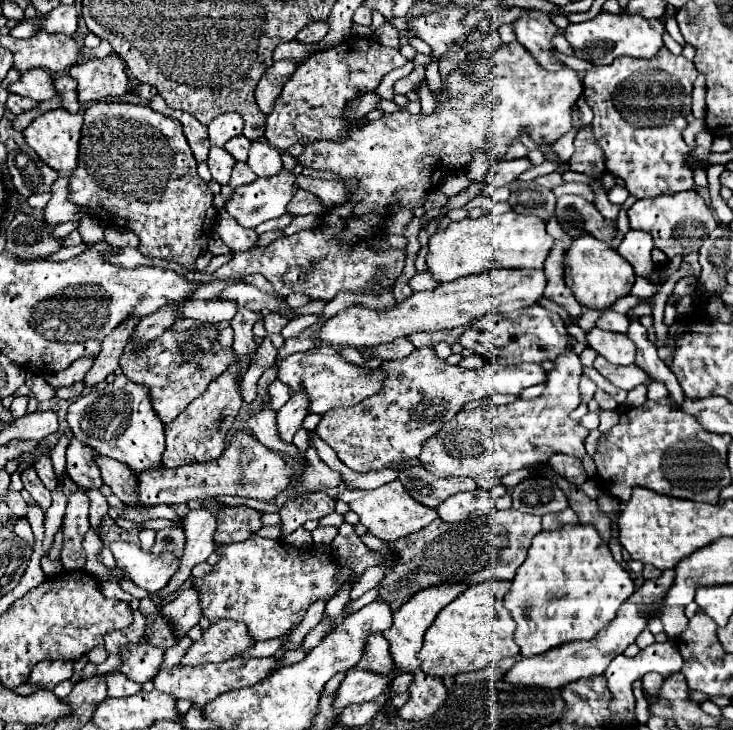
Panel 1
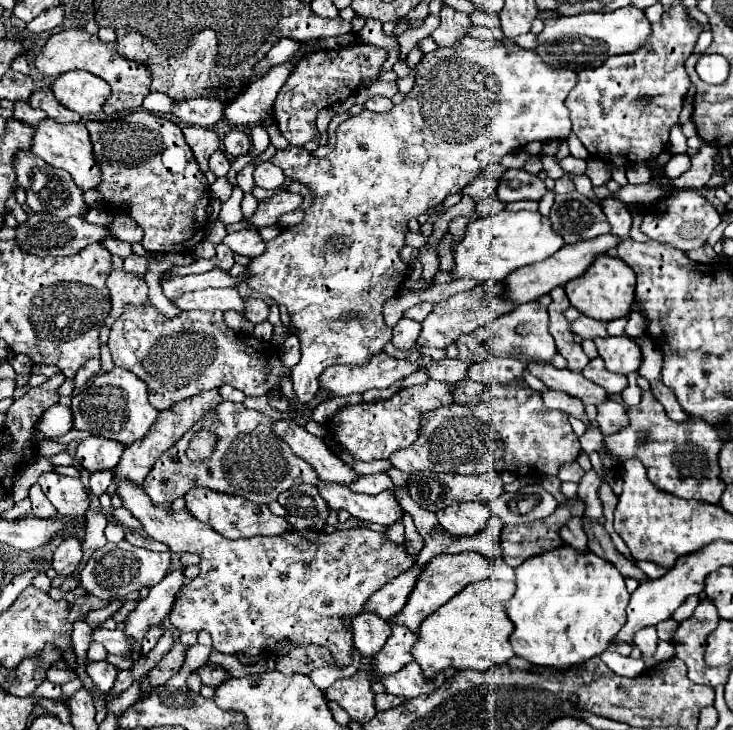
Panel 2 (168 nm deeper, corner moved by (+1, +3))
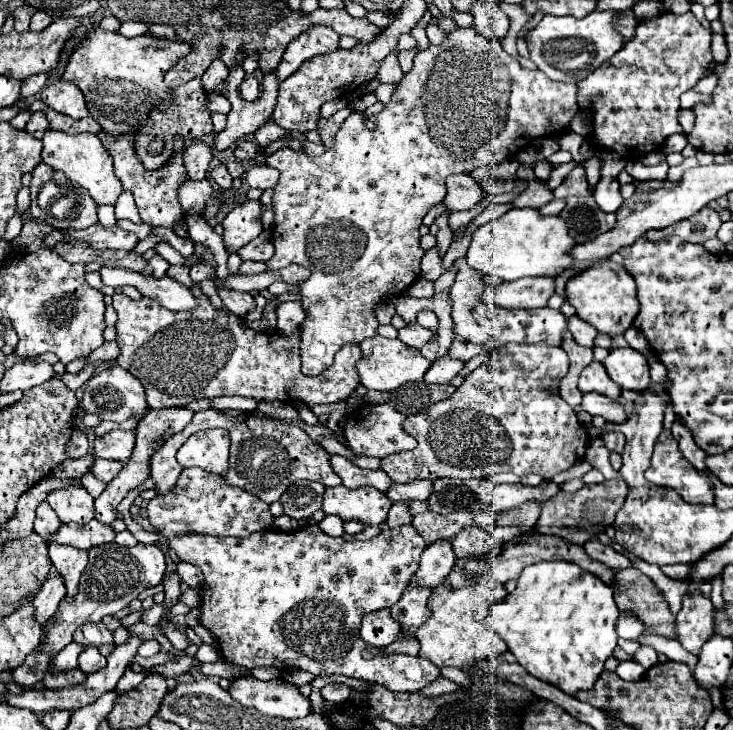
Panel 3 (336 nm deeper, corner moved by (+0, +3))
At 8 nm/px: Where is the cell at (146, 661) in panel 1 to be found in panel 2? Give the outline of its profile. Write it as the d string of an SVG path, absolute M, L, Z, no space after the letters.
M94 629L94 635L92 635L94 641L102 643L106 647L108 653L112 655L120 655L120 657L128 657L134 653L134 639L128 637L124 631L120 629L114 629L114 631L108 631L108 629Z

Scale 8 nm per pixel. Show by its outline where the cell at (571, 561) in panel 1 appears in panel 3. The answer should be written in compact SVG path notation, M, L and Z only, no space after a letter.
M541 561L523 569L515 591L509 593L503 603L489 607L487 625L497 635L501 635L517 663L523 665L529 675L561 689L565 695L575 697L575 693L587 691L595 685L597 677L603 673L605 661L617 647L617 617L619 607L613 599L613 591L599 577L569 561Z

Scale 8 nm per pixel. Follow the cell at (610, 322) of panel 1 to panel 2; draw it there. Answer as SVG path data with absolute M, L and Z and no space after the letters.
M580 317L578 321L572 323L572 331L584 339L594 339L594 337L606 337L606 325L604 321L592 321L592 317Z

